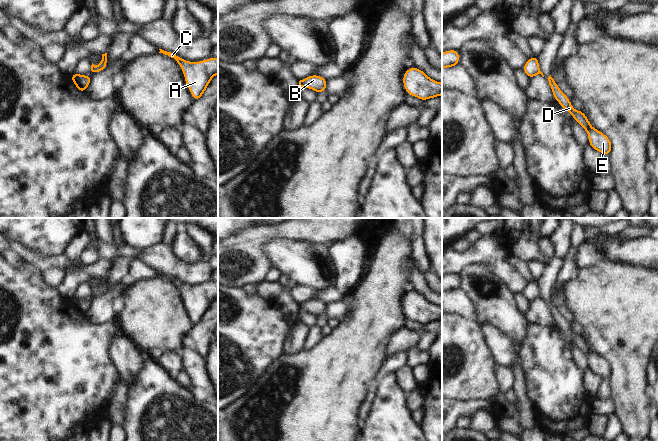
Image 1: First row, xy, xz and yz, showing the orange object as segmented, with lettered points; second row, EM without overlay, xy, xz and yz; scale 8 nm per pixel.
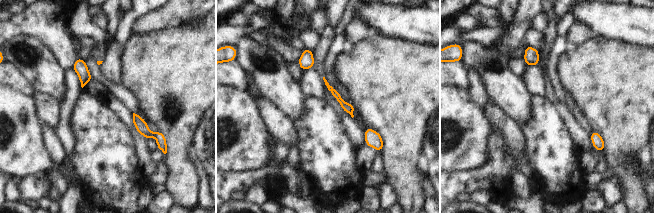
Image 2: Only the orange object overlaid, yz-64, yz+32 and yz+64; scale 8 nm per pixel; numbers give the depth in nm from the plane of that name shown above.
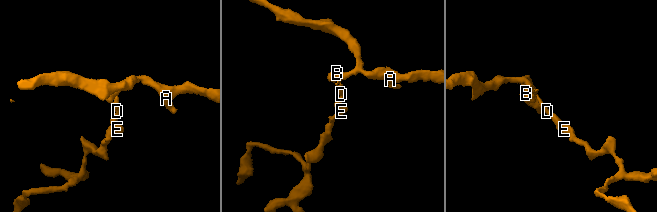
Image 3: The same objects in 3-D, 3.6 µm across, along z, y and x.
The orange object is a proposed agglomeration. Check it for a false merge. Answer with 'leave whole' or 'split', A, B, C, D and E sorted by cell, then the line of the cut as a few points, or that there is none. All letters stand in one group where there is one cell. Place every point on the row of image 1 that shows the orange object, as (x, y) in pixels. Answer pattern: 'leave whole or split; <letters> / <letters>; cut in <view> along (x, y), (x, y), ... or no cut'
split; A B C / D E; cut in xz along (318, 91), (320, 92)

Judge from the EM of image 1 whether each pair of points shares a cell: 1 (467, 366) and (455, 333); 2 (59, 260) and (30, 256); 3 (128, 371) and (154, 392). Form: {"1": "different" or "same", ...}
{"1": "same", "2": "same", "3": "different"}

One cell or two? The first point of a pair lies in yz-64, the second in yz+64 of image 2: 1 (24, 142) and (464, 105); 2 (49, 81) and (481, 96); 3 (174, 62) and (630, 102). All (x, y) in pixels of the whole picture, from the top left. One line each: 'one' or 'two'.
1: one
2: two
3: one

